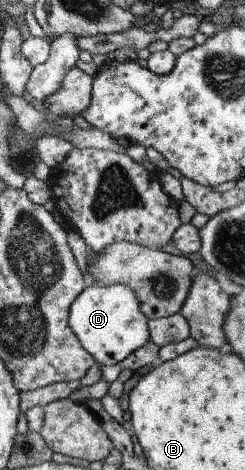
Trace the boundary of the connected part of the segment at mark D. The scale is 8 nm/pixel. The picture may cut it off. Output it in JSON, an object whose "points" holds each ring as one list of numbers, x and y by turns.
{"points":[[88,283,86,288,77,296,77,299,70,305,68,324,73,333,78,337,81,345,92,355,99,364,115,365,121,363,135,350,141,349,149,340,150,333,148,319,142,314,137,296,132,289,123,284,100,286,95,283]]}

